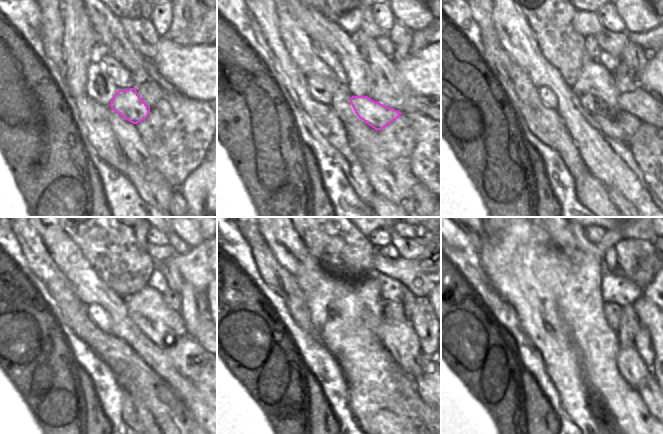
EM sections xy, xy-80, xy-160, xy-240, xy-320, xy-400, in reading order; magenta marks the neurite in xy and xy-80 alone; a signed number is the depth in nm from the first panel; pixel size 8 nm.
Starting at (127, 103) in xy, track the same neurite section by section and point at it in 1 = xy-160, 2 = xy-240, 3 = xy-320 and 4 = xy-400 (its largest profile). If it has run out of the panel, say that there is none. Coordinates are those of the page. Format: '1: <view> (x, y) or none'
1: xy-160 (622, 127)
2: xy-240 (188, 357)
3: xy-320 (420, 382)
4: xy-400 (644, 389)

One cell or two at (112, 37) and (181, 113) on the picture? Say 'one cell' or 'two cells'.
one cell

